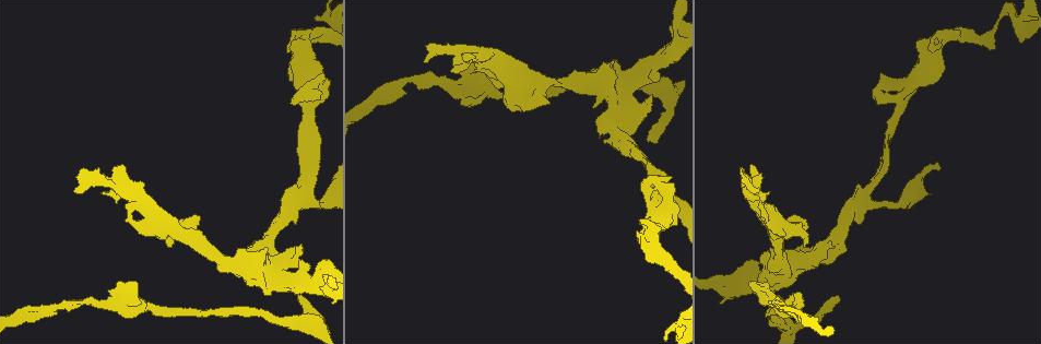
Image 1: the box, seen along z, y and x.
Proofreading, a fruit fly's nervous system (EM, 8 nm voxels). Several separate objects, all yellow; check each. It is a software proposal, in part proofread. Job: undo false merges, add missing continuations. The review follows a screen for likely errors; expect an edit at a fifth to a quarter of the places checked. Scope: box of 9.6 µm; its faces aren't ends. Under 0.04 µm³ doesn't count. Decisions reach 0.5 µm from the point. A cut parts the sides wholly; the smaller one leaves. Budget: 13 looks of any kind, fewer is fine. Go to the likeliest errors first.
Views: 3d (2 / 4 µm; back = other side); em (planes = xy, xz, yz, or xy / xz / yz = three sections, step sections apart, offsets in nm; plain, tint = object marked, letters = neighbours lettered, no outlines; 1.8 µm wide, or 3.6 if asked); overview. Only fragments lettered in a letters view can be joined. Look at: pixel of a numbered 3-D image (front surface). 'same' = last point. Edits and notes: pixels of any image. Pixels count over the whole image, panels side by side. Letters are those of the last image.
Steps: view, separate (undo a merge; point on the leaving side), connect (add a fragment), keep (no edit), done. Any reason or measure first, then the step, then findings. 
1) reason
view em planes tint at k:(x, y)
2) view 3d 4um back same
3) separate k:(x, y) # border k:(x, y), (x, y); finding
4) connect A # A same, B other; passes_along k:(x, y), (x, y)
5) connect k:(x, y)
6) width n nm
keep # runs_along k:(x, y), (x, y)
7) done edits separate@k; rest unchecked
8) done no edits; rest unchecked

branch stops here
view 3d 4um at 1:(82, 170)

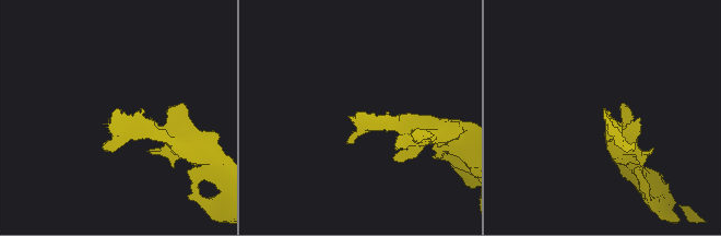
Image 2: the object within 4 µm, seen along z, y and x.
need the tissue
view em yz step 16 letters at 2:(359, 113)

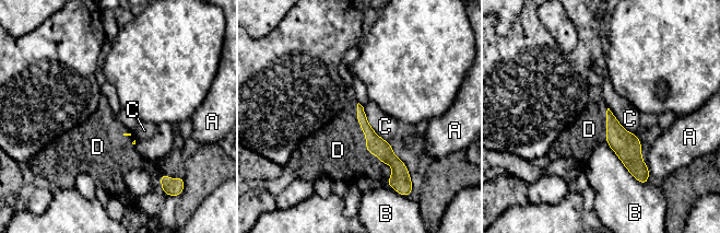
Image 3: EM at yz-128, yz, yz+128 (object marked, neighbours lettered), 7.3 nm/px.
connect D # A other, B other, C other, D same; passes_along 3:(375, 144), (366, 136), (338, 150); the neuron continues

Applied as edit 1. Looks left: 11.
branch stops here
view em xz step 8 tint at 1:(23, 308)

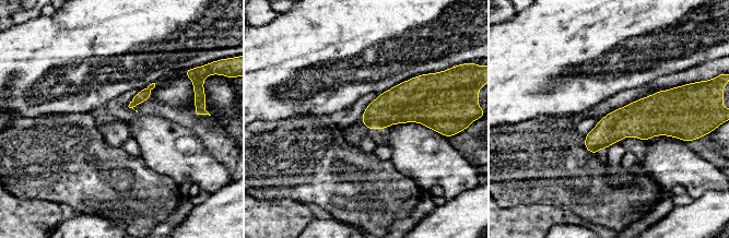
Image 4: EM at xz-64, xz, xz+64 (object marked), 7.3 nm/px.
what lies round it
view em xz step 8 letters same

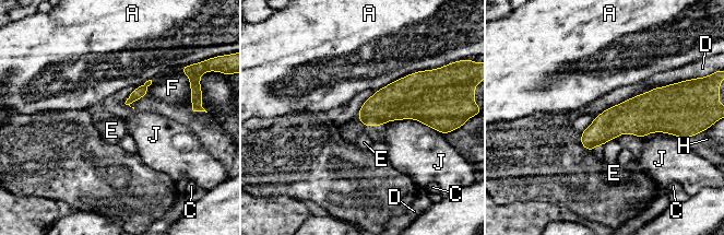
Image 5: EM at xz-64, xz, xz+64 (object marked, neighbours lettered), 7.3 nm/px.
keep # A other, C other, D other, E other, F other, H other, J other; border 5:(676, 82), (637, 94), (597, 116); no lettered fragment goes on from it

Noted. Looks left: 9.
branch stops here
view em planes letters at 1:(267, 294)

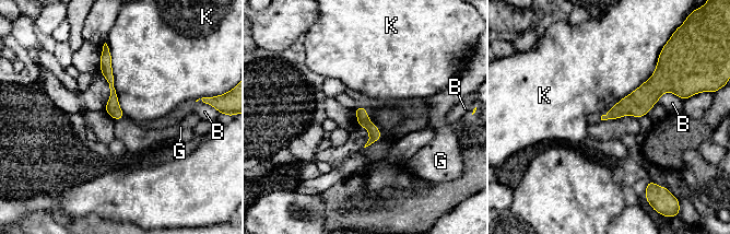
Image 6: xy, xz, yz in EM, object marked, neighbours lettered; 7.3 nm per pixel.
longest_contact K 550 nm
keep # B other, G other, K other; no lettered fragment goes on from it

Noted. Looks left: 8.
thick turns thin
view em planes letters at 1:(157, 309)

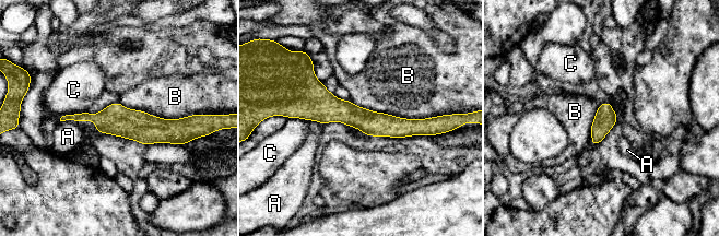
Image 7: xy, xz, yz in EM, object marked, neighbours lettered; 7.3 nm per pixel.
width 160 nm
keep # A other, B other, C other; border 7:(350, 99), (399, 117), (436, 117); all the same neuron

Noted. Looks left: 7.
branch stops here
view 3d 2um at 1:(800, 217)

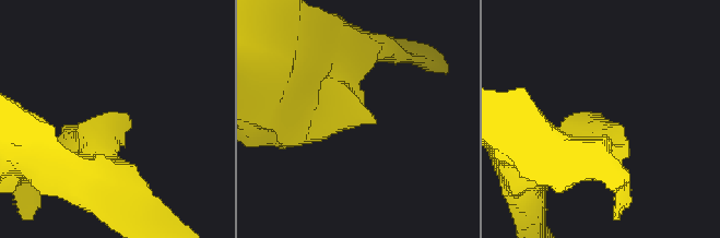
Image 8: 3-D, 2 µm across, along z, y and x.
now the EM
view em 3.6um planes plain at 8:(129, 120)

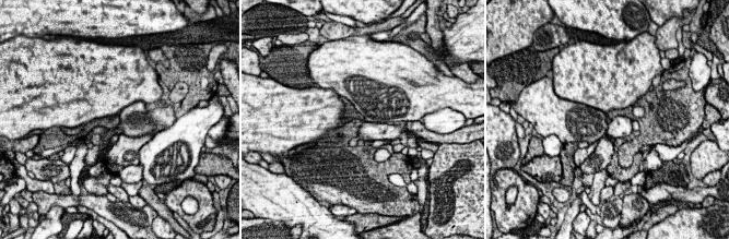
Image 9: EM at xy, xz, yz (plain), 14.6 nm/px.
view em 3.6um planes letters same

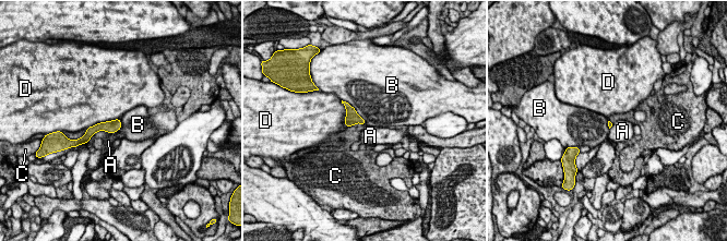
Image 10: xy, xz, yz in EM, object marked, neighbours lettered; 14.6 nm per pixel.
longest_contact D 500 nm
keep # A other, B other, C other, D other; border 10:(342, 99), (346, 100), (366, 123); none of them fits

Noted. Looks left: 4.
done edits connect@3; rest unchecked

